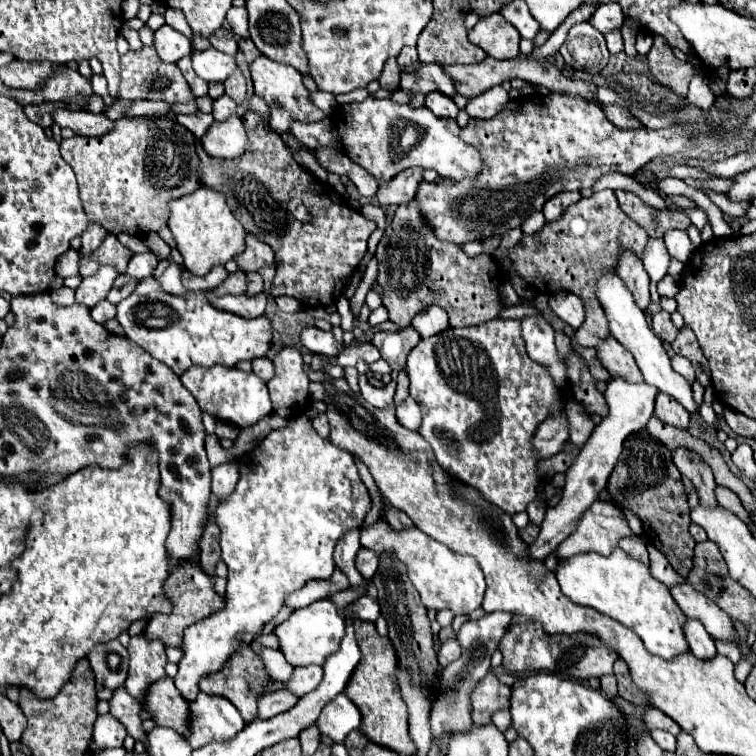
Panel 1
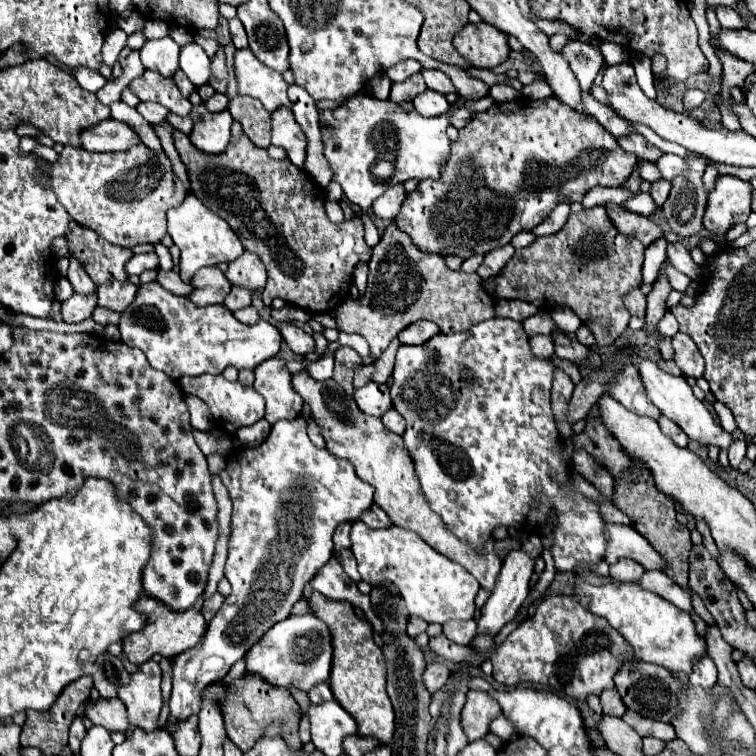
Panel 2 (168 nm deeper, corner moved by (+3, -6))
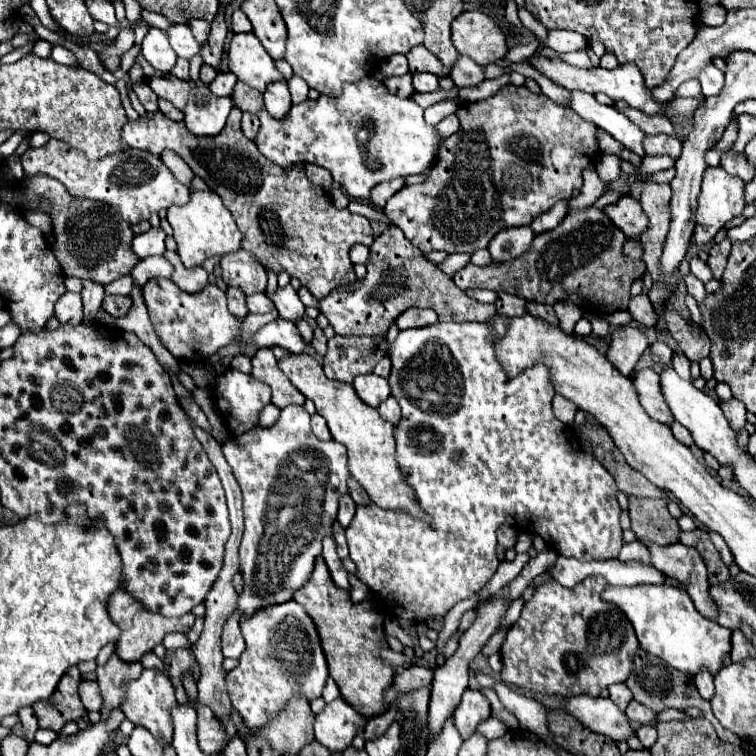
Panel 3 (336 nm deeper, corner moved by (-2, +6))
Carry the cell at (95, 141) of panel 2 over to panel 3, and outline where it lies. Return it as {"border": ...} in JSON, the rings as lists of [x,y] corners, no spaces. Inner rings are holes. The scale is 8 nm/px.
{"border":[[[239,108],[231,110],[227,124],[225,124],[225,128],[219,136],[205,136],[205,138],[193,136],[183,122],[169,120],[163,114],[155,112],[155,114],[147,114],[147,116],[139,118],[137,122],[127,122],[123,126],[121,138],[123,138],[125,146],[147,150],[155,156],[161,156],[163,150],[171,150],[177,156],[181,156],[193,168],[193,172],[199,178],[203,178],[213,192],[217,192],[221,196],[223,204],[233,214],[241,234],[243,234],[241,248],[251,252],[265,268],[271,268],[273,272],[287,270],[289,276],[299,278],[299,282],[317,300],[325,298],[337,286],[351,284],[351,282],[357,280],[357,276],[353,272],[353,264],[349,260],[349,250],[351,250],[353,244],[371,244],[373,242],[373,232],[371,232],[369,220],[365,216],[351,214],[347,208],[337,210],[333,206],[329,194],[323,188],[319,188],[319,186],[315,186],[307,180],[303,166],[293,166],[285,172],[277,164],[267,160],[257,150],[255,142],[247,140],[243,136],[243,132],[241,132],[241,110]]]}

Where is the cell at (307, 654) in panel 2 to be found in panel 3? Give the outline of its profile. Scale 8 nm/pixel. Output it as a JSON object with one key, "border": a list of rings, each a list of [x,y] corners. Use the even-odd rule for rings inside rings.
{"border":[[[295,600],[259,608],[253,616],[241,616],[239,628],[245,638],[245,650],[239,658],[239,666],[233,668],[225,680],[231,704],[247,728],[263,728],[291,698],[315,700],[321,696],[323,684],[329,678],[325,654],[313,620]]]}

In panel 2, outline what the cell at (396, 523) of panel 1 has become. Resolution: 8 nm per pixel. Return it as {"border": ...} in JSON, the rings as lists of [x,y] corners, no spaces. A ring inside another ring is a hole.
{"border":[[[372,504],[372,508],[360,518],[364,524],[368,524],[370,528],[388,528],[388,526],[392,526],[392,520],[386,516],[386,512],[380,508],[380,506],[376,506],[376,504]]]}

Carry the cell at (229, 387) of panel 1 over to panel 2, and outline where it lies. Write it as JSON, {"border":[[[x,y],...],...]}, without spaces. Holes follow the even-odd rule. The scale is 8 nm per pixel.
{"border":[[[202,374],[196,378],[182,376],[178,380],[178,384],[184,394],[192,394],[192,396],[198,396],[200,400],[204,400],[212,412],[214,424],[228,434],[234,434],[238,428],[252,426],[264,418],[264,400],[258,392],[254,392],[252,386],[244,386],[240,382],[228,382],[224,376],[212,376],[212,374]]]}

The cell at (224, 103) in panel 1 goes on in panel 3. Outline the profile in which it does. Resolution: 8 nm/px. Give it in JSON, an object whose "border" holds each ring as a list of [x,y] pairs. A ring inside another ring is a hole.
{"border":[[[219,72],[217,78],[209,84],[209,88],[211,92],[215,92],[215,96],[231,96],[235,82],[237,78],[231,72]]]}

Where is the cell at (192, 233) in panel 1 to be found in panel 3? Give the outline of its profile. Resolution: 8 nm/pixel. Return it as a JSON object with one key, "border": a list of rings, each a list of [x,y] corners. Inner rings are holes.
{"border":[[[211,190],[193,192],[191,200],[185,206],[171,206],[167,210],[167,220],[173,226],[177,254],[181,256],[185,268],[195,268],[211,256],[225,256],[241,248],[241,232],[231,212],[223,206],[221,198]]]}

